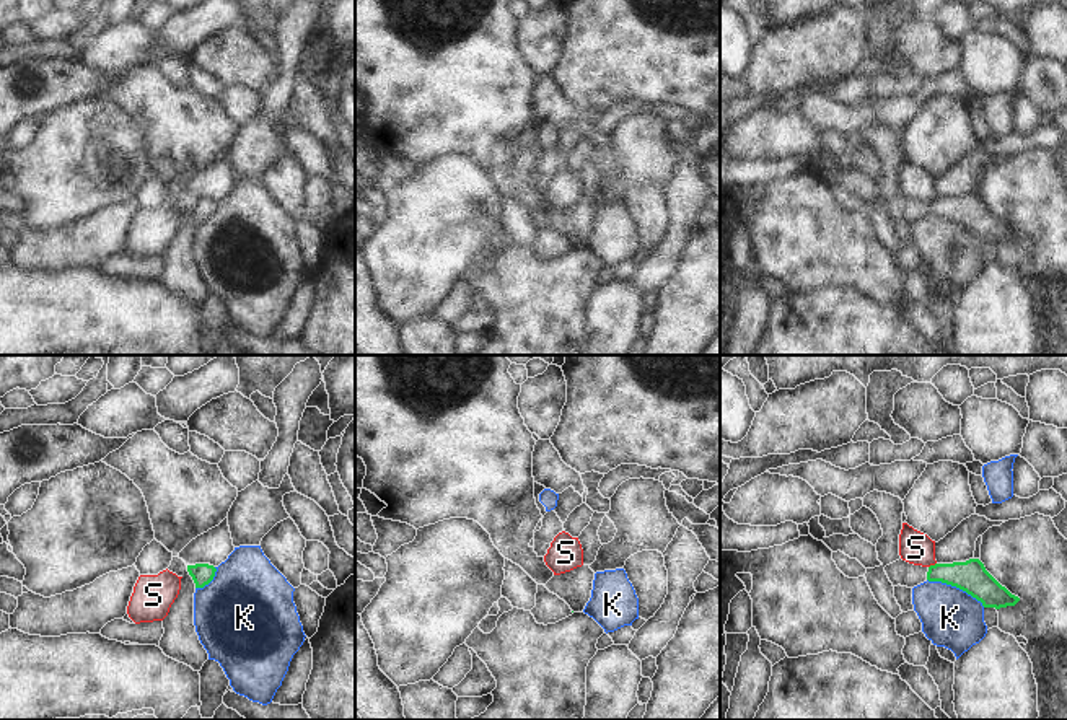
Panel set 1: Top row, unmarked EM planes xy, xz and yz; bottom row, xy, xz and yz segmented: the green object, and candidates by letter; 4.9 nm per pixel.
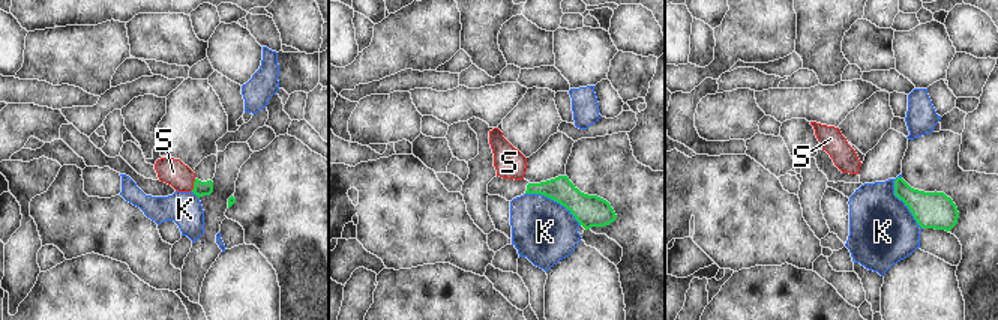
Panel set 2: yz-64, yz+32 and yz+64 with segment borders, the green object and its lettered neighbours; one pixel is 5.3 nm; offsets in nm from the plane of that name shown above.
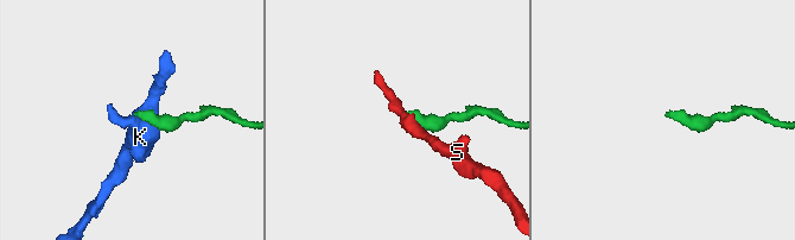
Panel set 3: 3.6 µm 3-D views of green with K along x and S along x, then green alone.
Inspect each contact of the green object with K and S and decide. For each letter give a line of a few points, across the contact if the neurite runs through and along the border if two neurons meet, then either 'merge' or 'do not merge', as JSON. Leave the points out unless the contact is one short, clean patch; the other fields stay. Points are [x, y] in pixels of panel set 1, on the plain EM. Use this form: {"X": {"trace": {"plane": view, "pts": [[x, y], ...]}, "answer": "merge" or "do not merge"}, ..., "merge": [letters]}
{"K": {"trace": {"plane": "yz", "pts": [[927, 214], [955, 220], [984, 241]]}, "answer": "do not merge"}, "S": {"trace": {"plane": "yz", "pts": [[935, 197], [929, 202]]}, "answer": "do not merge"}, "merge": []}

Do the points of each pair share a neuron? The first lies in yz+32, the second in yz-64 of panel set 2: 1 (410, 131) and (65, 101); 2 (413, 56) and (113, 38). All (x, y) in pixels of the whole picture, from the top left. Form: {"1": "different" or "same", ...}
{"1": "different", "2": "same"}

